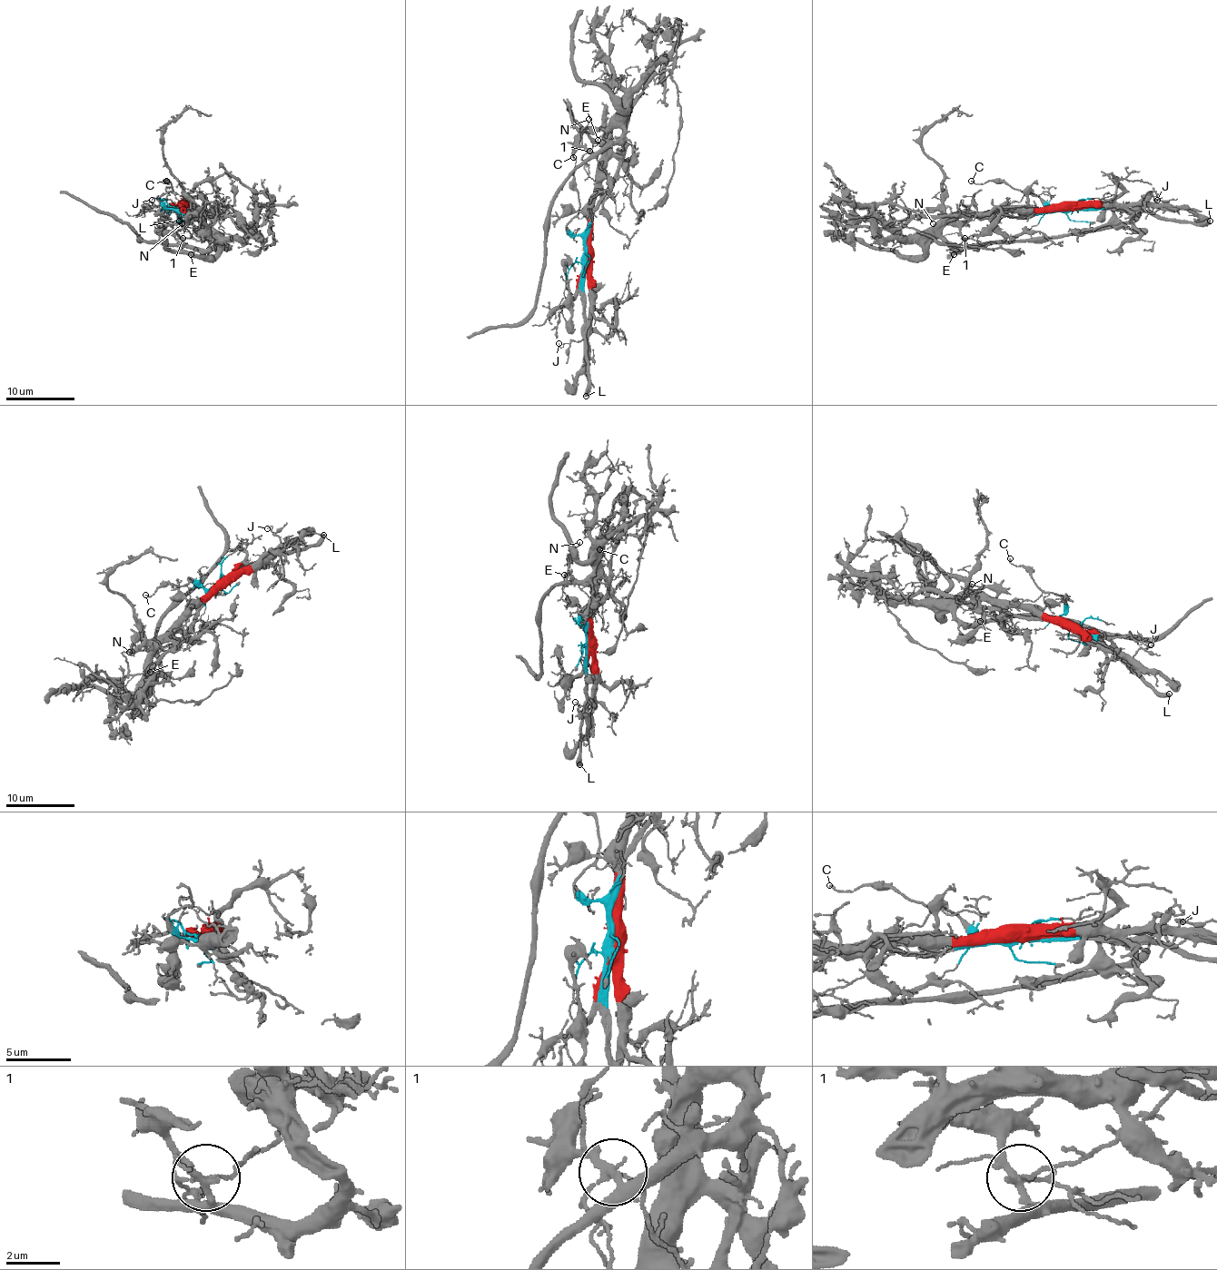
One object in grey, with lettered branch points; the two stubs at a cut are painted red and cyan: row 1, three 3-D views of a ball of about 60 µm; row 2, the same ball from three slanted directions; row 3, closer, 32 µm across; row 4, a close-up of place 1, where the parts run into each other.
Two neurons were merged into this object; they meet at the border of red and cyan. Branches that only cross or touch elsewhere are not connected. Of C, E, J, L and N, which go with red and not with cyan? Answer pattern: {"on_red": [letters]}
{"on_red": ["E", "N"]}

